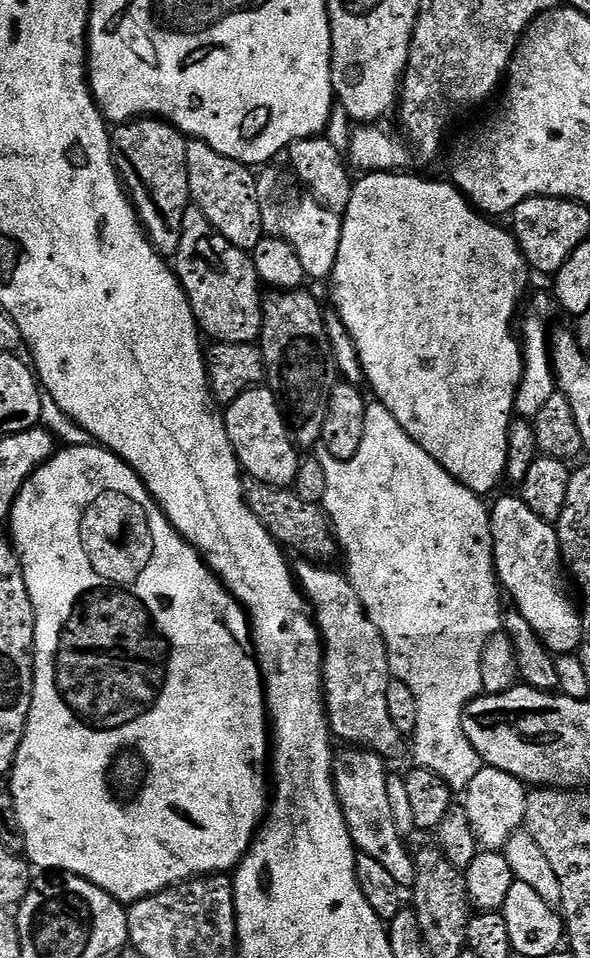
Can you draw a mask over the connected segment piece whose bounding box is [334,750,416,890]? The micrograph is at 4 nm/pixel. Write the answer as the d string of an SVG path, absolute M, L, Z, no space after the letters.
M344 750L335 757L334 779L336 797L346 818L352 843L363 855L374 858L400 884L401 889L411 889L416 877L413 853L404 849L405 839L398 834L394 818L390 815L390 801L386 795L386 778L390 775L384 757L367 750Z

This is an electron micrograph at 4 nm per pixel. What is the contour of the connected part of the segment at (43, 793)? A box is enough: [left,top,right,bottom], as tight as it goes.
[10,443,270,906]

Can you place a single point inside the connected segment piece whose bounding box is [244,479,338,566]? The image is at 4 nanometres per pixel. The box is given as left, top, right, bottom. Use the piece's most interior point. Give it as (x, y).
(302, 527)

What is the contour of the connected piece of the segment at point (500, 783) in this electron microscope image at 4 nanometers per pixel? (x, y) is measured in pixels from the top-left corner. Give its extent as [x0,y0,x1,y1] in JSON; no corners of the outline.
[462,767,529,852]

